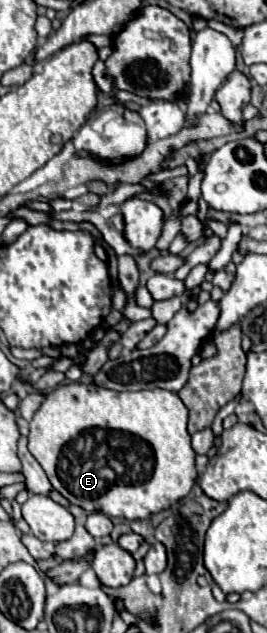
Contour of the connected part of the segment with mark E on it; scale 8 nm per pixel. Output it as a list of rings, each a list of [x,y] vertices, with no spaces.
[[[65,384],[51,390],[29,422],[29,452],[43,466],[51,486],[87,512],[103,512],[127,520],[145,520],[183,496],[195,484],[195,452],[187,432],[187,408],[175,392],[161,388],[115,392],[95,384]]]

